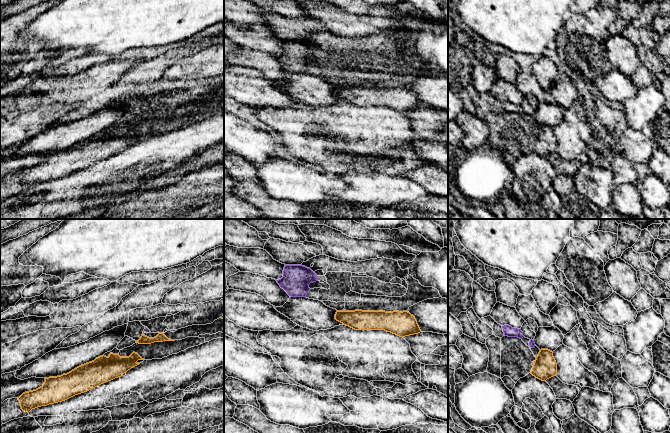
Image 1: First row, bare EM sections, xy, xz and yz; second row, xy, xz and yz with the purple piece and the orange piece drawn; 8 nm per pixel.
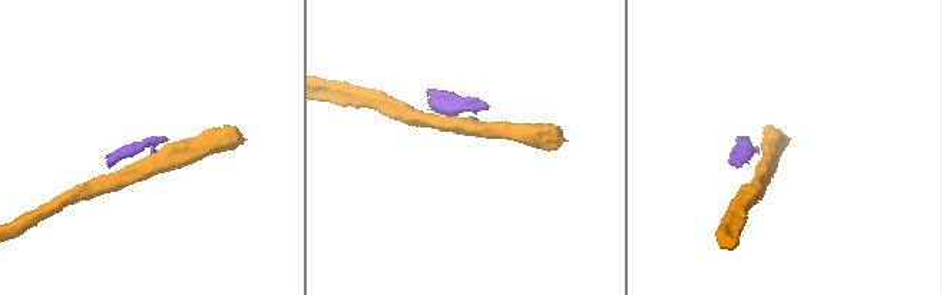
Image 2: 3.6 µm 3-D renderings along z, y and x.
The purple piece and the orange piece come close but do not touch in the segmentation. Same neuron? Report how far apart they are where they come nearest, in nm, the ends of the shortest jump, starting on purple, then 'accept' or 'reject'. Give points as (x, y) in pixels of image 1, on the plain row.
gap 60 nm; span yz (533, 123), (540, 126); reject

